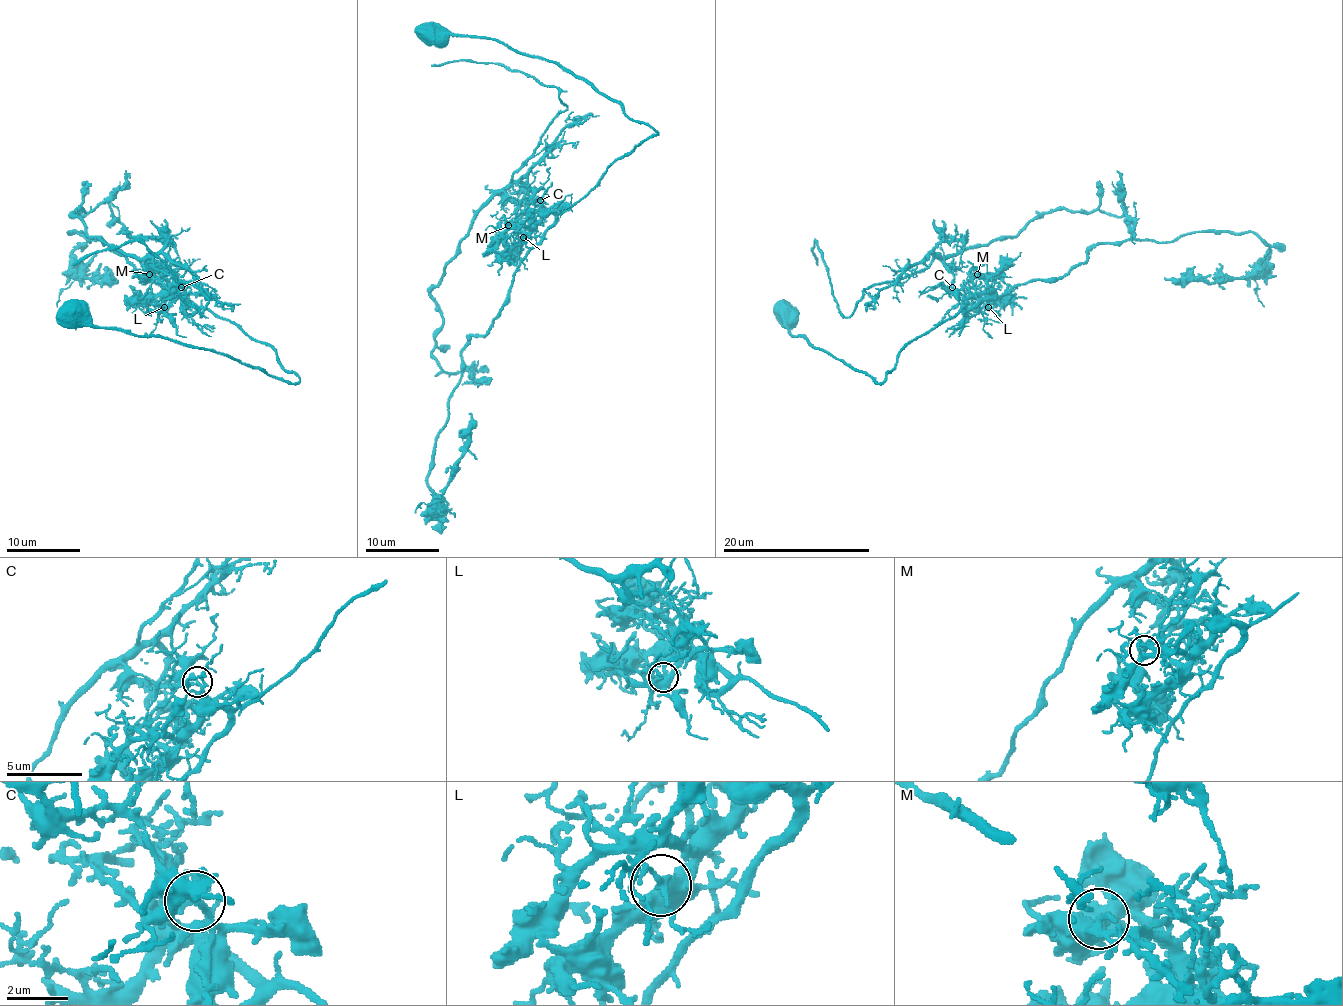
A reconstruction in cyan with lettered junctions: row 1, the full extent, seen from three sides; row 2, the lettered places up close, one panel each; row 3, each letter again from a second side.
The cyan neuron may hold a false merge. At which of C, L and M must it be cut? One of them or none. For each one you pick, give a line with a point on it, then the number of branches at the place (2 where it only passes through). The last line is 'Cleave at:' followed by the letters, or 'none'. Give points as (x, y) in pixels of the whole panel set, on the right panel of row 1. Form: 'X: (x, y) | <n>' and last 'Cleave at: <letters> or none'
C: (952, 287) | 3
Cleave at: C

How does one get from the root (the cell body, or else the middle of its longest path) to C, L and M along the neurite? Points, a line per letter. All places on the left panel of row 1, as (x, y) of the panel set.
C: (72, 316), (100, 327), (214, 349), (277, 379), (299, 381), (269, 346), (207, 309), (194, 311), (181, 287)
L: (72, 316), (299, 381), (234, 324), (173, 294), (164, 307)
M: (72, 316), (214, 349), (277, 379), (299, 381), (269, 346), (207, 309), (194, 311), (149, 274)

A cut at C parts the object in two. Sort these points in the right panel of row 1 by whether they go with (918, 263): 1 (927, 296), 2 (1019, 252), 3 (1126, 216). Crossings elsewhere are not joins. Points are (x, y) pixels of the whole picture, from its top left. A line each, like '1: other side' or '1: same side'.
1: other side
2: other side
3: same side

